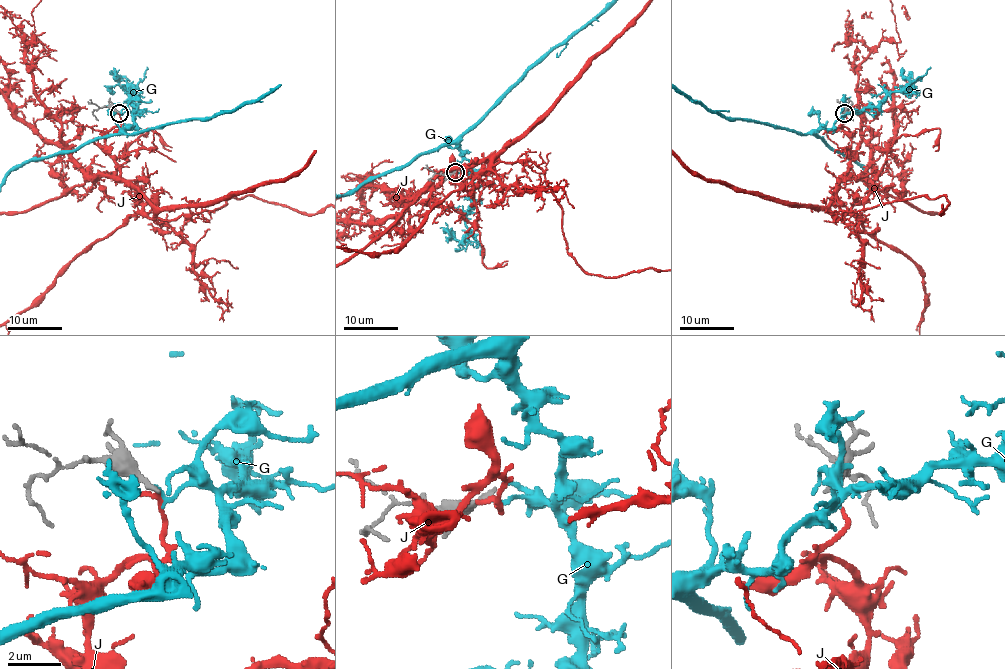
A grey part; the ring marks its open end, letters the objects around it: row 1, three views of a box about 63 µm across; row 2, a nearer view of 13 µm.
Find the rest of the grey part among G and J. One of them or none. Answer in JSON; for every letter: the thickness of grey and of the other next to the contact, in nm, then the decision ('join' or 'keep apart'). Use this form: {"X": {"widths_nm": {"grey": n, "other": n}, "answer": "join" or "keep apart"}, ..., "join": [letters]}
{"G": {"widths_nm": {"grey": 280, "other": 170}, "answer": "keep apart"}, "J": {"widths_nm": {"grey": 260, "other": 170}, "answer": "join"}, "join": ["J"]}

